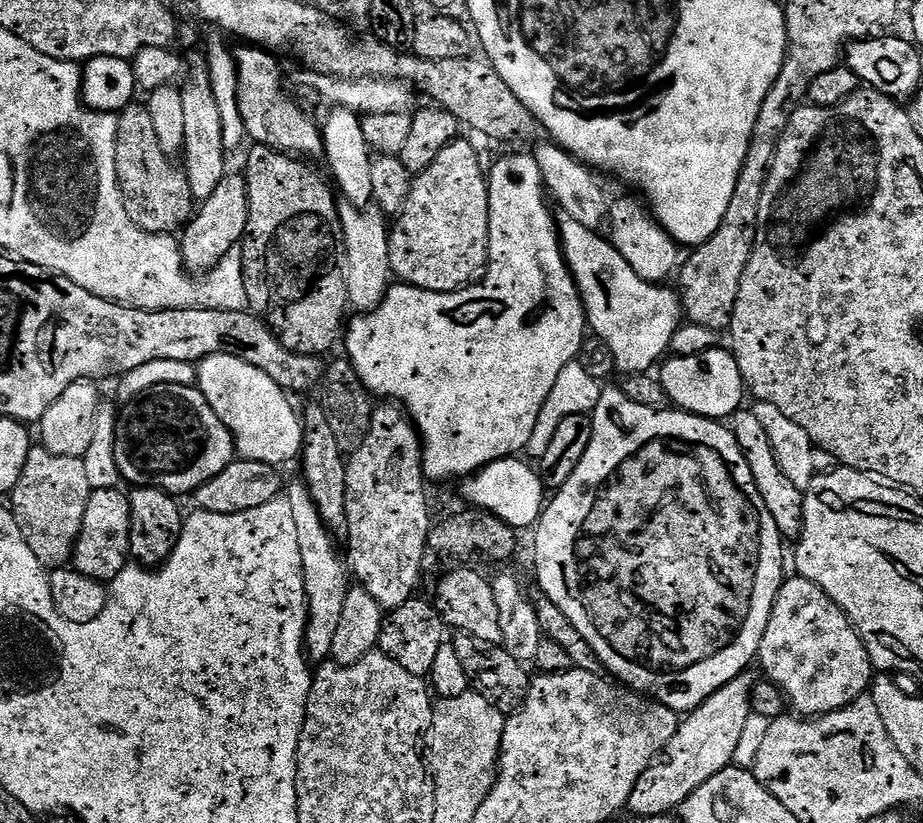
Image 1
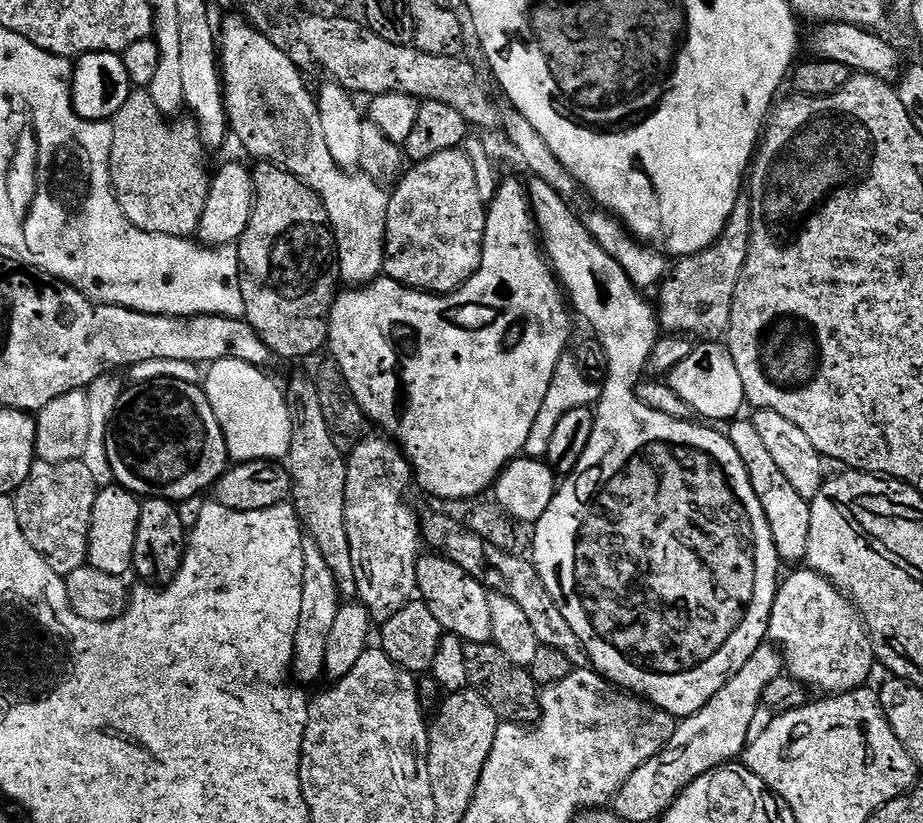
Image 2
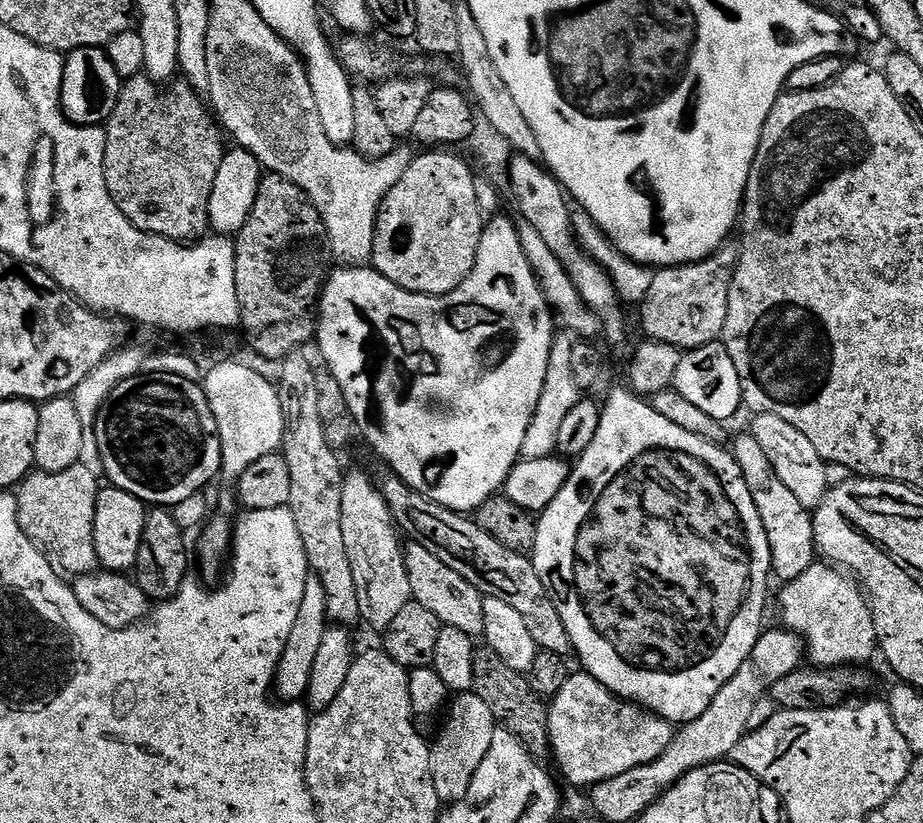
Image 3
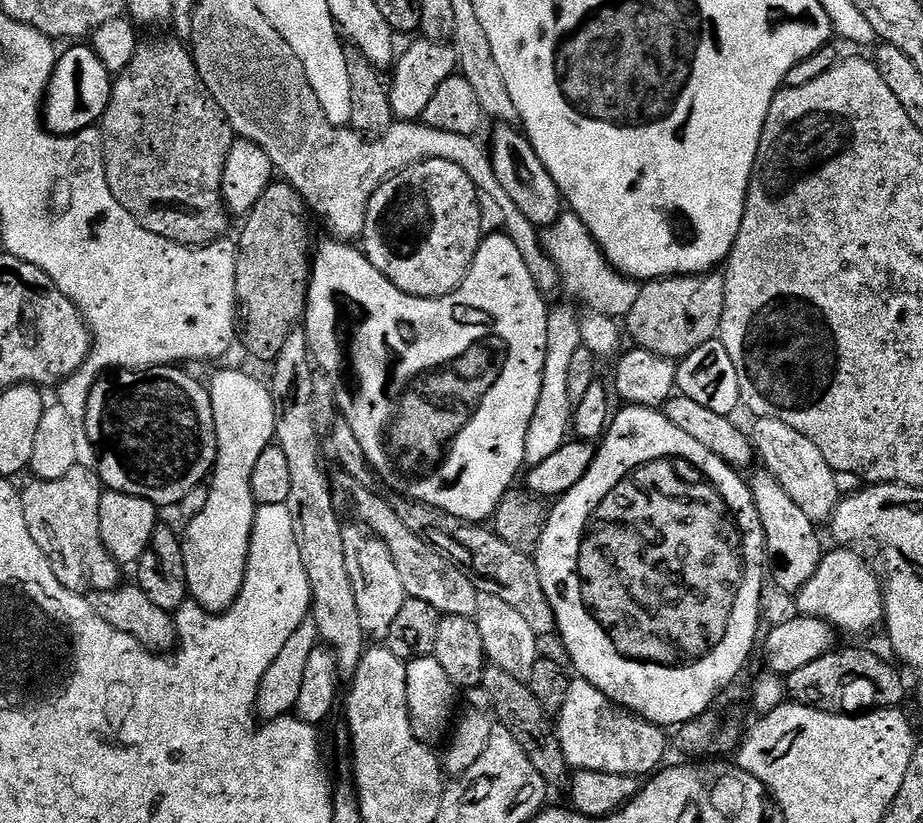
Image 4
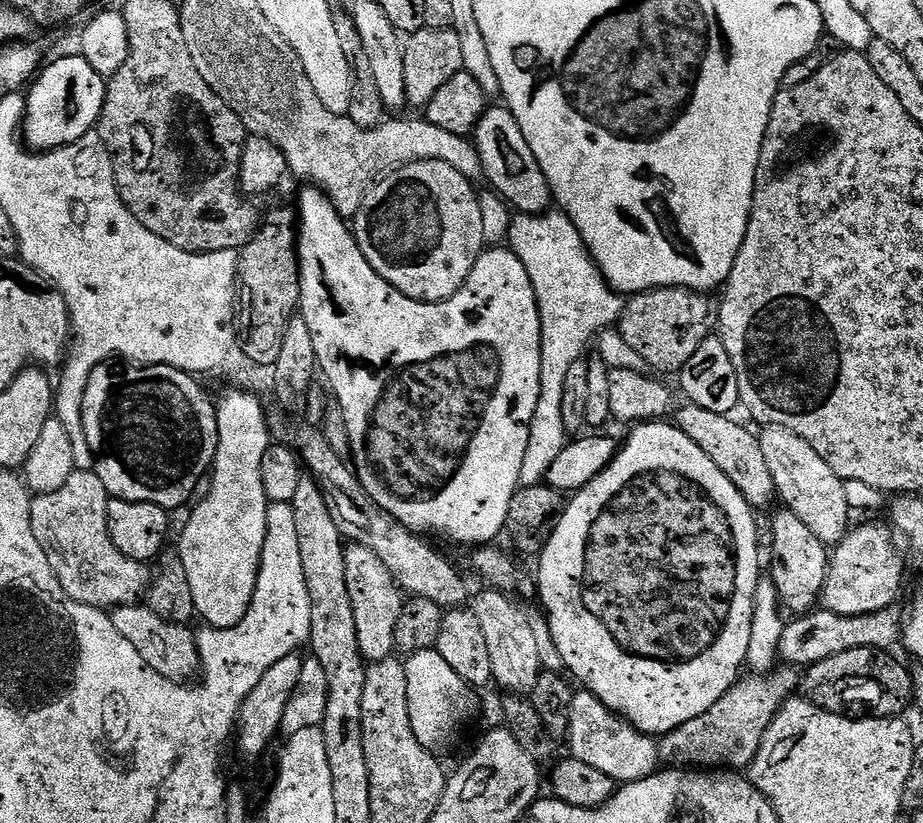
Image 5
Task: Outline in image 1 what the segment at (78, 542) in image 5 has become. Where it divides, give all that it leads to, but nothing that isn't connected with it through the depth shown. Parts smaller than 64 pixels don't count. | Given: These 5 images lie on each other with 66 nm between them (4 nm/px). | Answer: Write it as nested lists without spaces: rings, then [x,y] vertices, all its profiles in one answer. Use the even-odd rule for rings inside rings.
[[[34,446],[26,458],[26,466],[22,466],[22,478],[10,493],[10,507],[18,522],[18,530],[22,530],[22,538],[30,550],[34,550],[34,558],[43,564],[45,569],[65,567],[72,559],[72,551],[76,549],[76,539],[82,530],[82,518],[86,515],[86,502],[90,502],[90,494],[94,490],[86,475],[86,466],[81,458],[62,458],[58,454],[50,454],[42,446]]]

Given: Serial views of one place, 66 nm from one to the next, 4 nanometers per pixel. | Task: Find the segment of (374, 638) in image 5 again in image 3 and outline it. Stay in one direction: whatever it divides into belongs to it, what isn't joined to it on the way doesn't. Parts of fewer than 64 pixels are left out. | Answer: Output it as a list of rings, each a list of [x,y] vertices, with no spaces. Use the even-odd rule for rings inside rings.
[[[349,471],[344,478],[342,539],[346,541],[350,570],[354,570],[354,582],[358,585],[361,621],[377,630],[388,628],[402,610],[402,606],[413,600],[410,574],[404,557],[406,544],[392,518],[388,503],[376,487],[375,479],[364,472]]]

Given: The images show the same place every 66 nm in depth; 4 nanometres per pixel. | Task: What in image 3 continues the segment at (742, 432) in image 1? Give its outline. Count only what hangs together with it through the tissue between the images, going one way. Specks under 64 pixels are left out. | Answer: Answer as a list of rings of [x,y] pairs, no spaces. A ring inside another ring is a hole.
[[[744,434],[730,444],[730,451],[746,478],[746,486],[750,486],[750,498],[754,498],[758,518],[762,518],[762,526],[770,542],[771,575],[775,579],[777,576],[780,582],[796,580],[818,560],[813,513],[802,506],[798,497],[782,483],[782,478],[774,474],[774,466],[770,466],[770,458],[766,458],[766,450],[762,450],[758,438]]]

